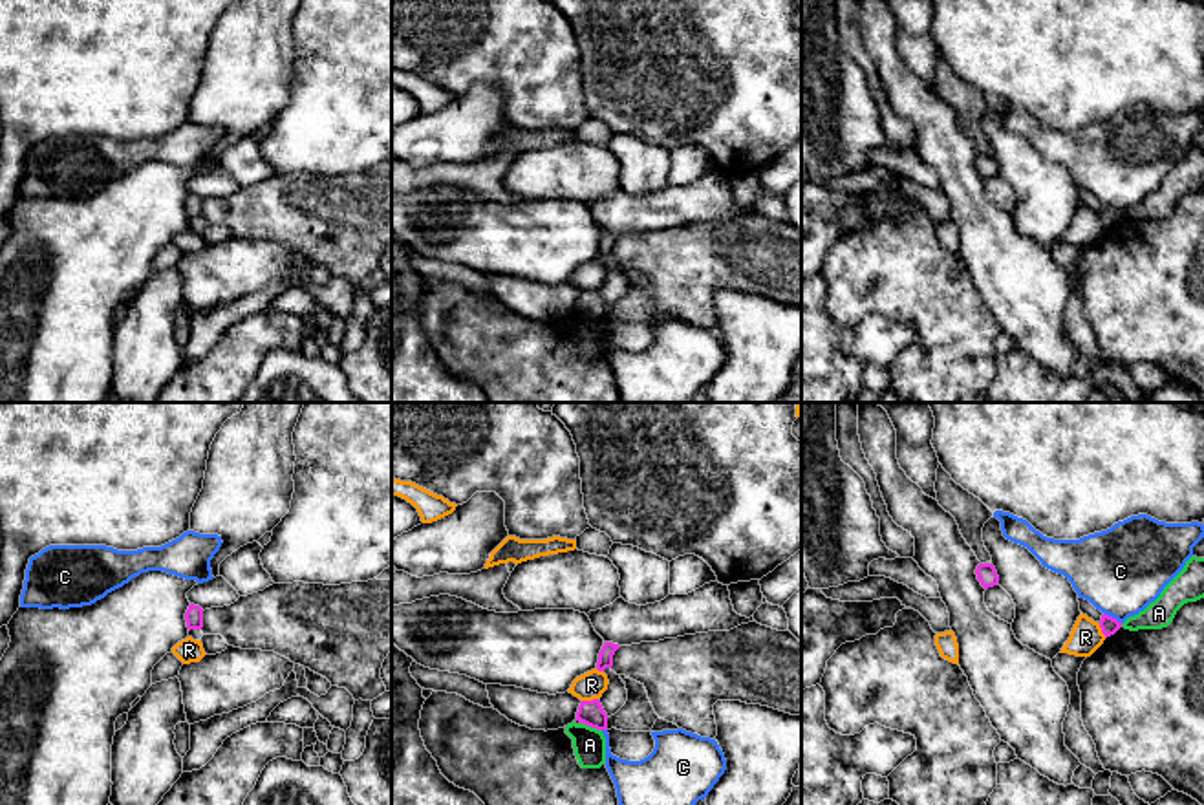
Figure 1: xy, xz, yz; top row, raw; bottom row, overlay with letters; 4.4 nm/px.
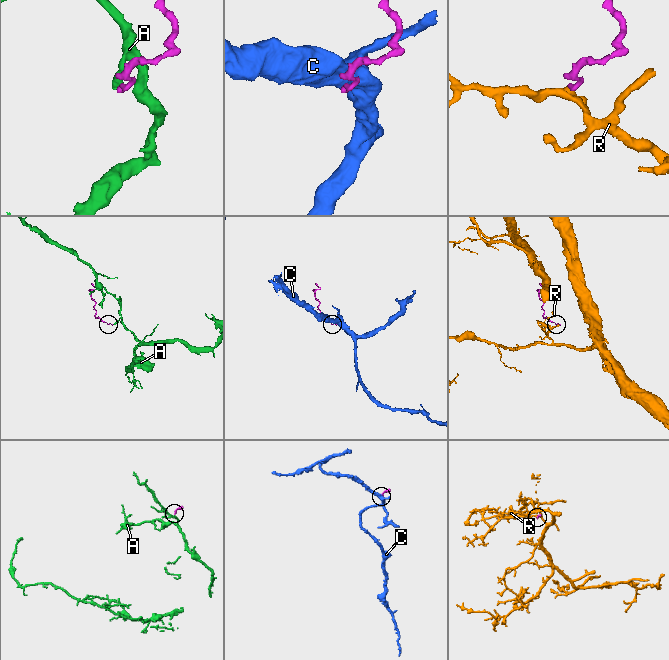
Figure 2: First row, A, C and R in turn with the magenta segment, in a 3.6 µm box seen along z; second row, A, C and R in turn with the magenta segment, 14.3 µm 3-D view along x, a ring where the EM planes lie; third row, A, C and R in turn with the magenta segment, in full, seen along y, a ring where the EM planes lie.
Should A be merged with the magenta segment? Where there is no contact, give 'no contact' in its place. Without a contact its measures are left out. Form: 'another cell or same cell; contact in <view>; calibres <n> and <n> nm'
another cell; contact in xz; calibres 110 and 140 nm

